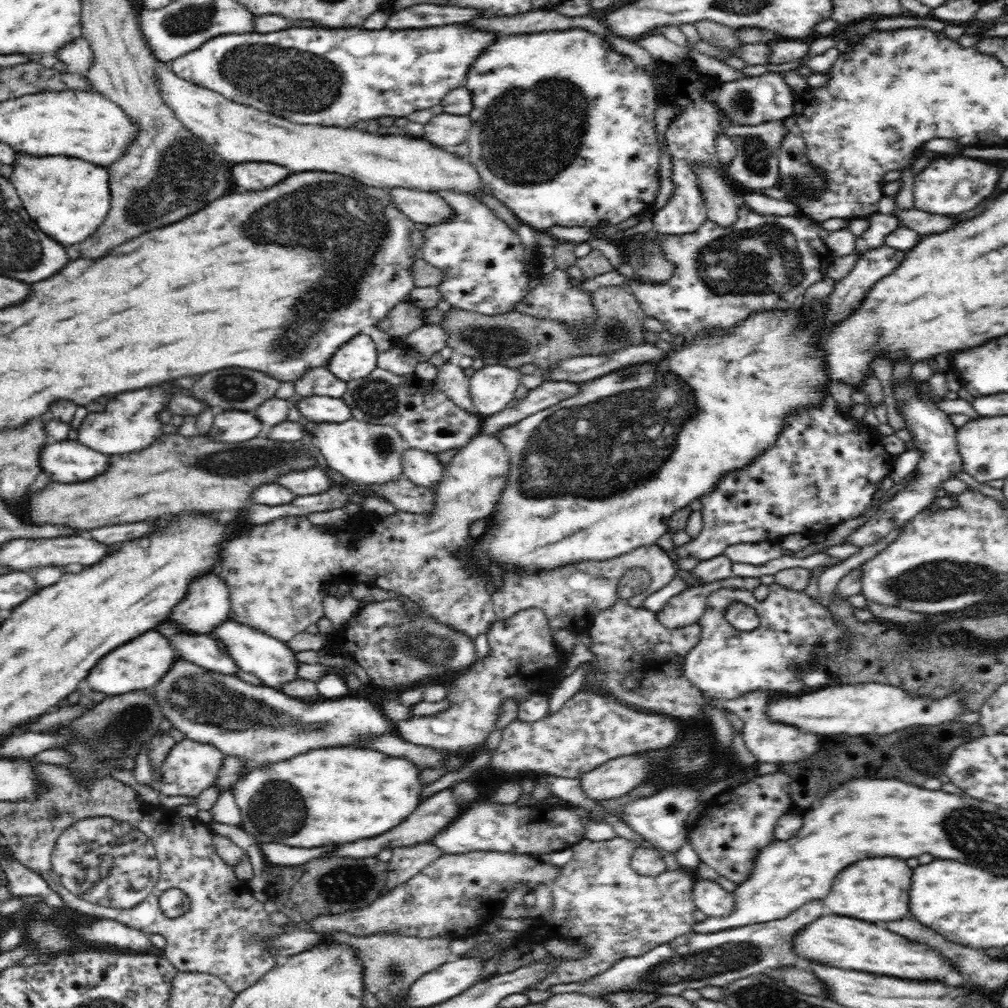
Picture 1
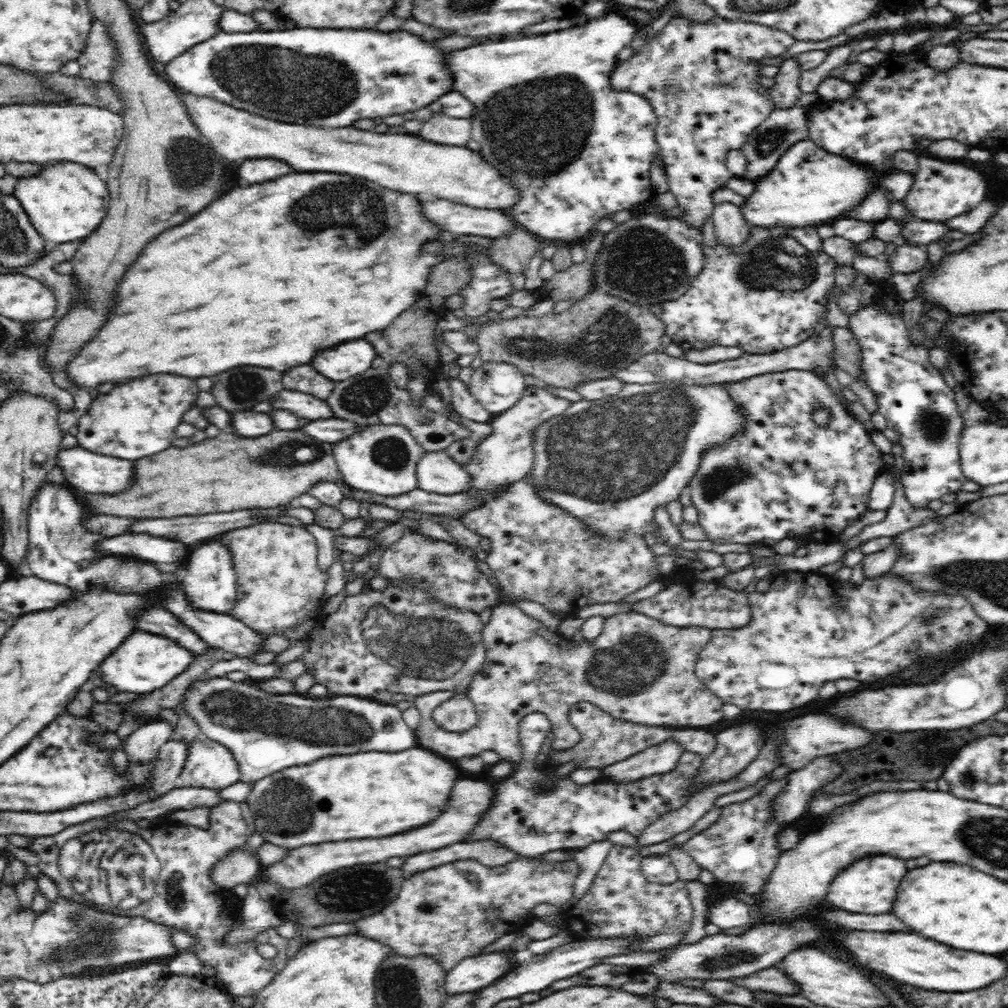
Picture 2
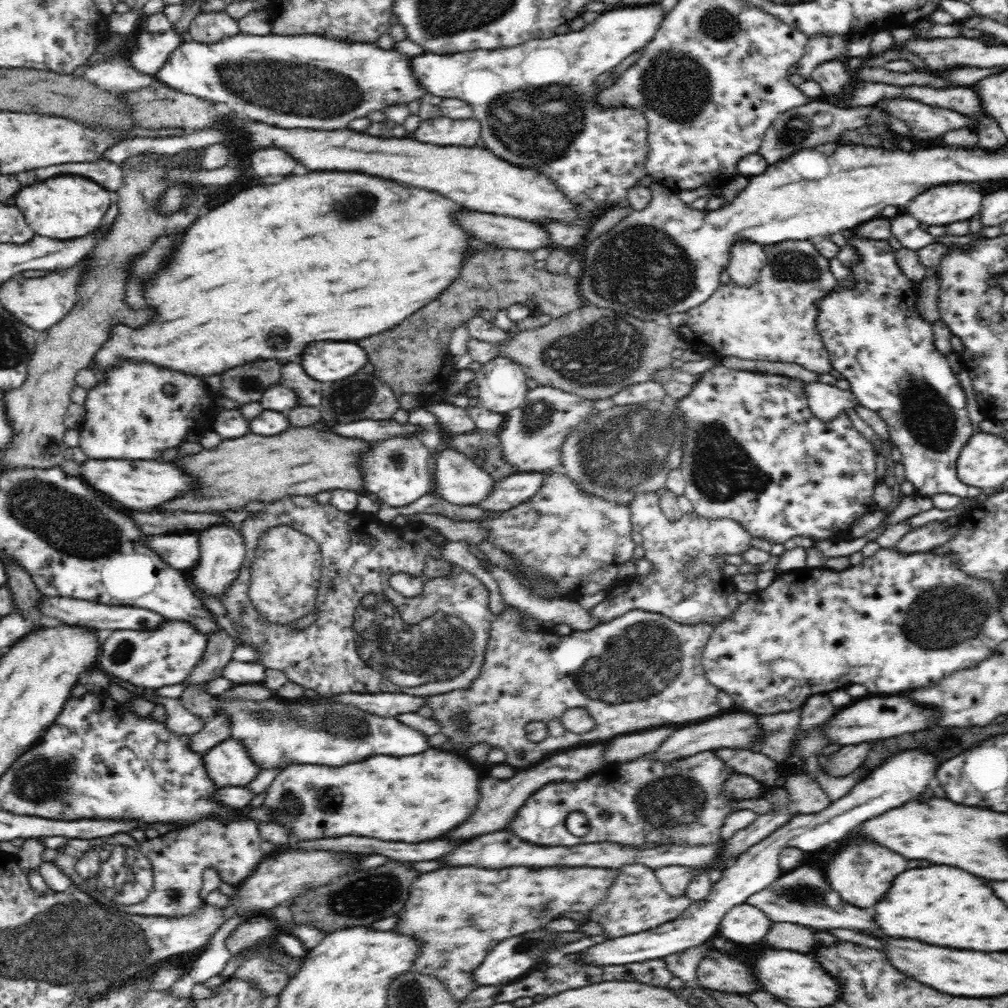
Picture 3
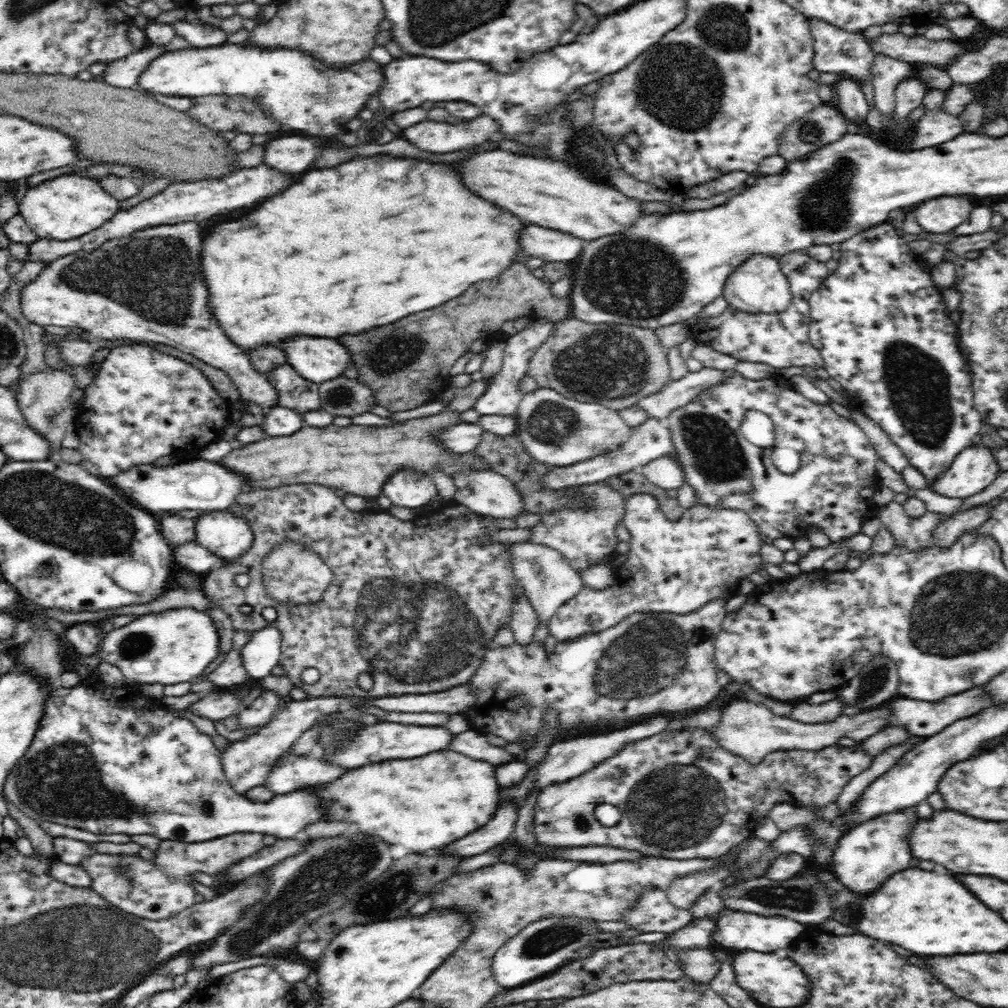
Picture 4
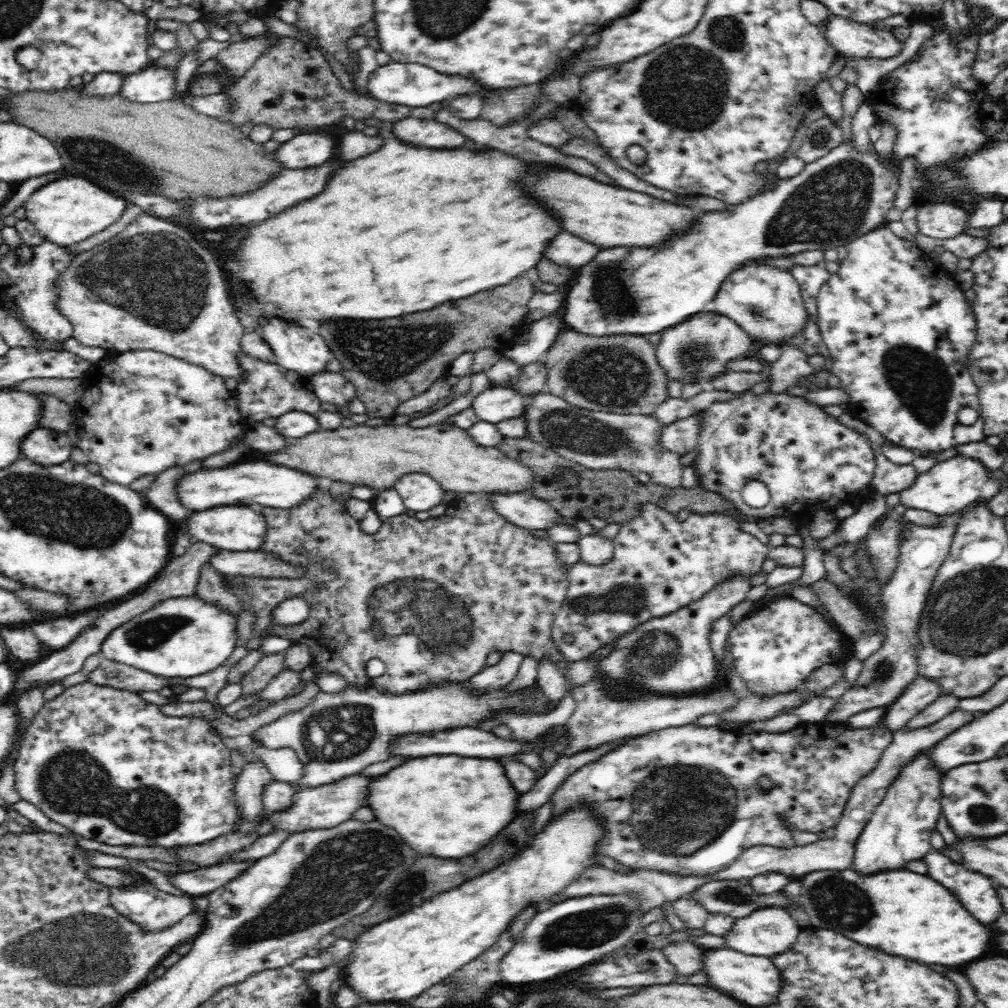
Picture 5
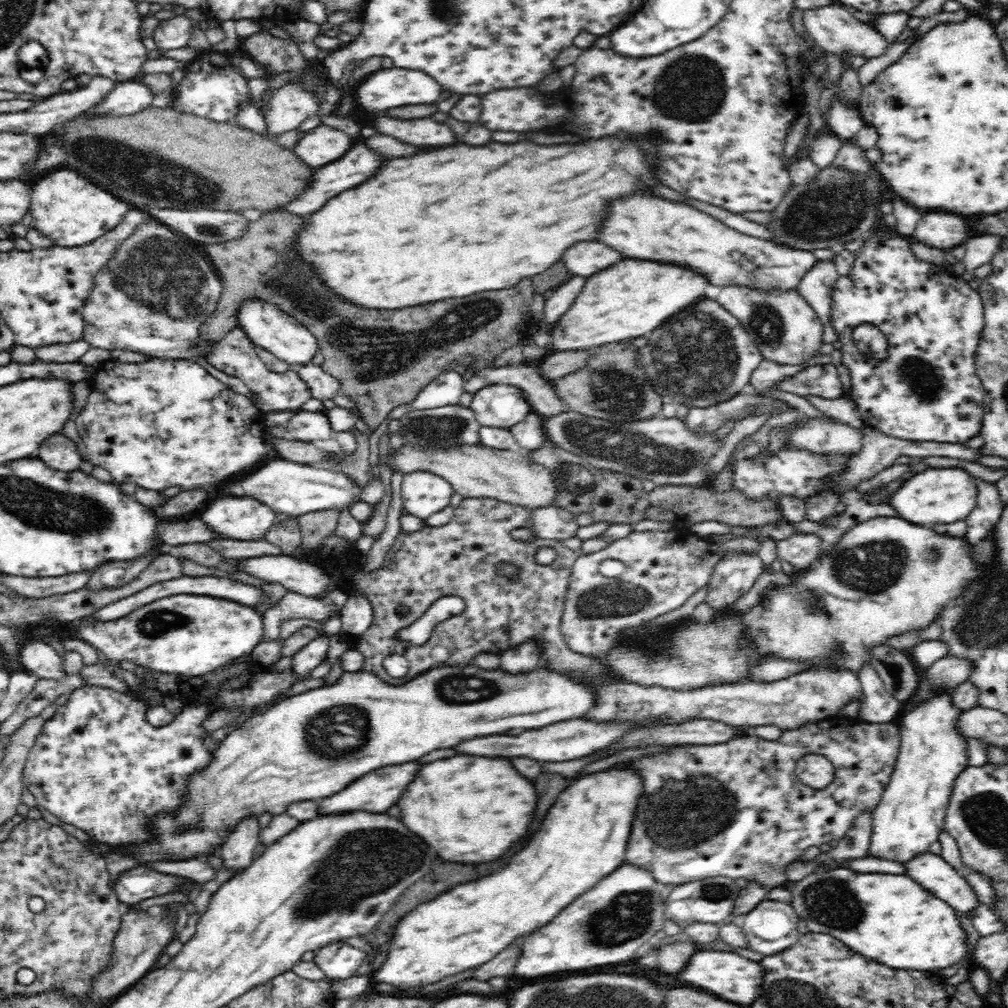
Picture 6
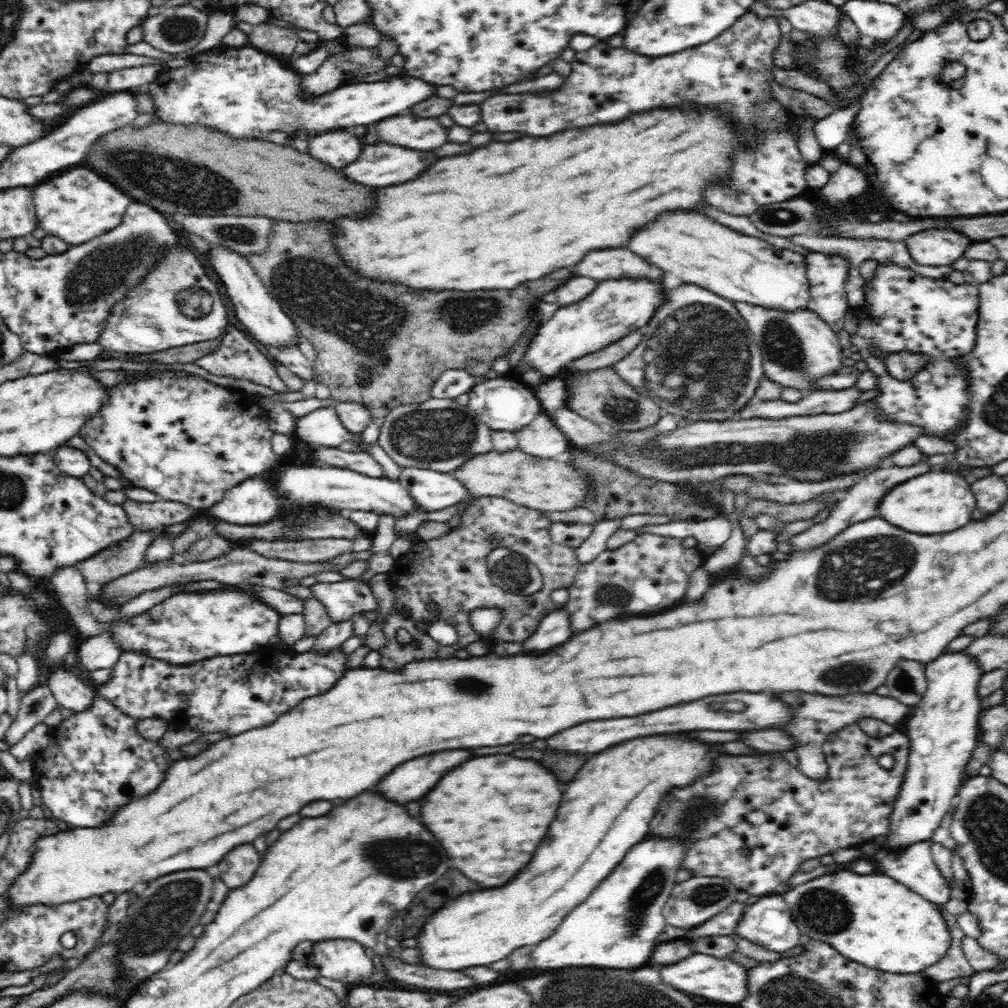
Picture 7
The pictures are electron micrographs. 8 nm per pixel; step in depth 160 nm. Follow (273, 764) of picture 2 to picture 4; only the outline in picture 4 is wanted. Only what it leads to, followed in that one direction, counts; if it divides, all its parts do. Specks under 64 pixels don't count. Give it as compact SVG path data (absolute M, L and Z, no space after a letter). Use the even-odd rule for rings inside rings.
M388 722L374 723L362 727L347 740L347 747L342 747L332 758L335 764L344 768L358 768L368 762L382 762L382 760L400 760L400 758L418 758L430 752L446 750L456 734L448 732L444 726L406 726L406 724L388 724Z

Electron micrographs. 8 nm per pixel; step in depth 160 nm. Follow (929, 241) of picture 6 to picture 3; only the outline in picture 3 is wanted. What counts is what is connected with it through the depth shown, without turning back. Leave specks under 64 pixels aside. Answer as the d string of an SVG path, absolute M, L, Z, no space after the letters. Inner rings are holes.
M948 184L916 196L904 211L924 227L942 226L972 218L982 206L982 194L970 184Z

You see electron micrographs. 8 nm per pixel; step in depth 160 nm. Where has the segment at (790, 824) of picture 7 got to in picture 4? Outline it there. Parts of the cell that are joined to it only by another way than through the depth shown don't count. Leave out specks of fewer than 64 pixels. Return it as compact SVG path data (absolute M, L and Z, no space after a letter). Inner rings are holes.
M686 726L686 728L674 728L674 730L666 728L658 734L654 734L654 736L624 744L614 756L610 756L610 758L598 762L598 765L592 766L590 770L586 770L584 774L576 776L576 778L570 778L570 780L566 782L552 782L552 784L544 786L544 789L540 790L541 793L537 798L533 829L535 830L537 842L555 847L578 848L583 846L602 846L620 848L626 851L638 851L638 853L642 853L644 857L658 857L674 860L715 860L724 857L736 846L752 838L759 823L769 816L769 812L777 804L788 803L790 805L802 807L812 811L814 816L821 817L823 810L830 803L837 802L837 798L848 782L855 776L858 776L858 774L863 773L864 770L868 770L868 767L872 764L873 758L874 756L863 748L863 741L856 741L854 746L843 746L837 743L813 752L807 752L800 748L792 748L792 750L774 750L774 752L767 754L762 759L762 762L753 765L745 758L722 748L710 728L692 728L691 726ZM599 804L613 804L616 806L621 814L620 820L613 826L600 823L596 815L594 815L594 811Z

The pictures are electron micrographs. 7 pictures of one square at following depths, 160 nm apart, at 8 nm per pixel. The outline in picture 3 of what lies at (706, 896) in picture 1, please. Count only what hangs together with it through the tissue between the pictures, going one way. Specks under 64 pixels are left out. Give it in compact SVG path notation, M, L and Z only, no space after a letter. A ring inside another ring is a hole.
M743 903L730 908L724 915L719 935L737 946L761 948L773 924L760 909Z

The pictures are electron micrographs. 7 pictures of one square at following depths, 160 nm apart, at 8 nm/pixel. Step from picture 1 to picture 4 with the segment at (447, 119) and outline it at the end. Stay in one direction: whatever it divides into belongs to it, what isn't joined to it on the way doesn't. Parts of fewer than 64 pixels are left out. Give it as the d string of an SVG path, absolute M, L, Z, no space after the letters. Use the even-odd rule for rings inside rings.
M480 116L472 122L456 124L456 126L424 120L420 124L404 128L402 134L416 148L442 154L442 152L454 152L454 150L478 146L490 140L498 130L500 130L500 124L496 124L488 116Z

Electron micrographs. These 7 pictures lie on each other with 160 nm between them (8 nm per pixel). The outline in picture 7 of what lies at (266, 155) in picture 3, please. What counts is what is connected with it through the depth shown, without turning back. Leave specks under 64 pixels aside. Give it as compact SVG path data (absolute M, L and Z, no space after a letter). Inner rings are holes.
M328 131L310 140L310 154L334 168L352 164L362 152L362 144L348 131Z

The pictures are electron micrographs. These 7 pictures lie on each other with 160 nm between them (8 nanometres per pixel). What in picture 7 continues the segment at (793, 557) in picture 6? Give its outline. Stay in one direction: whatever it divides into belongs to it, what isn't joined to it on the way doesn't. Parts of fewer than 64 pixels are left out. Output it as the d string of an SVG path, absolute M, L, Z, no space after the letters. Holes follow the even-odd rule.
M926 462L904 467L886 465L860 476L858 480L849 487L847 493L837 502L837 505L826 513L826 519L821 522L822 524L812 526L805 532L802 532L802 534L792 536L792 538L789 539L790 550L808 550L808 548L814 548L814 546L822 546L822 543L832 540L834 536L837 536L852 524L876 517L876 512L878 512L878 500L880 500L890 488L894 488L894 484L900 484L900 482L904 482L904 480L908 480L908 478L914 478L921 474L934 472L932 471L933 469L936 468Z

